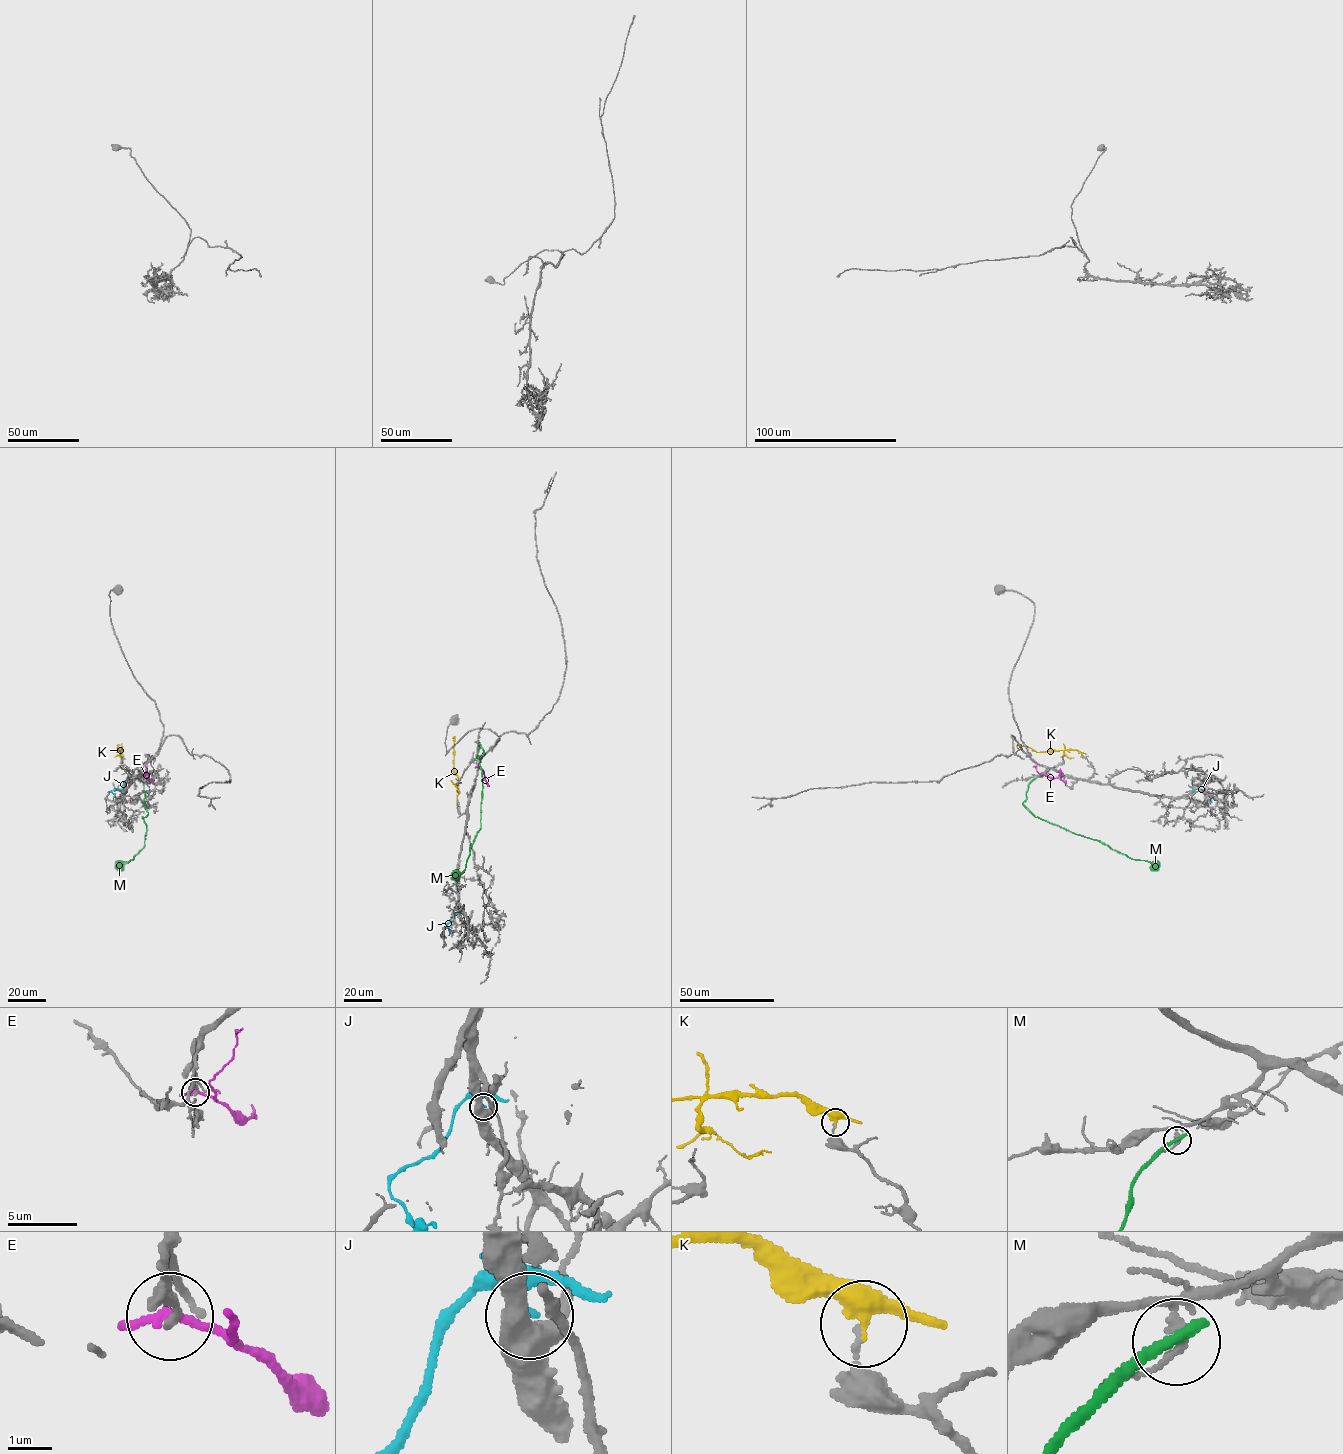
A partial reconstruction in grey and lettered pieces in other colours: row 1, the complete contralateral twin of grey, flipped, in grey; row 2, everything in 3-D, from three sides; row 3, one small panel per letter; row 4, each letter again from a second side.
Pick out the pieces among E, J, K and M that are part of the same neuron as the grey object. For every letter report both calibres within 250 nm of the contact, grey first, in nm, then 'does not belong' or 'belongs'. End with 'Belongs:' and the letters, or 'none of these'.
E: 160 nm thick on the grey side, 200 nm on the other; does not belong
J: 500 nm thick on the grey side, 240 nm on the other; does not belong
K: 130 nm thick on the grey side, 360 nm on the other; does not belong
M: 140 nm thick on the grey side, 320 nm on the other; does not belong
Belongs: none of these

